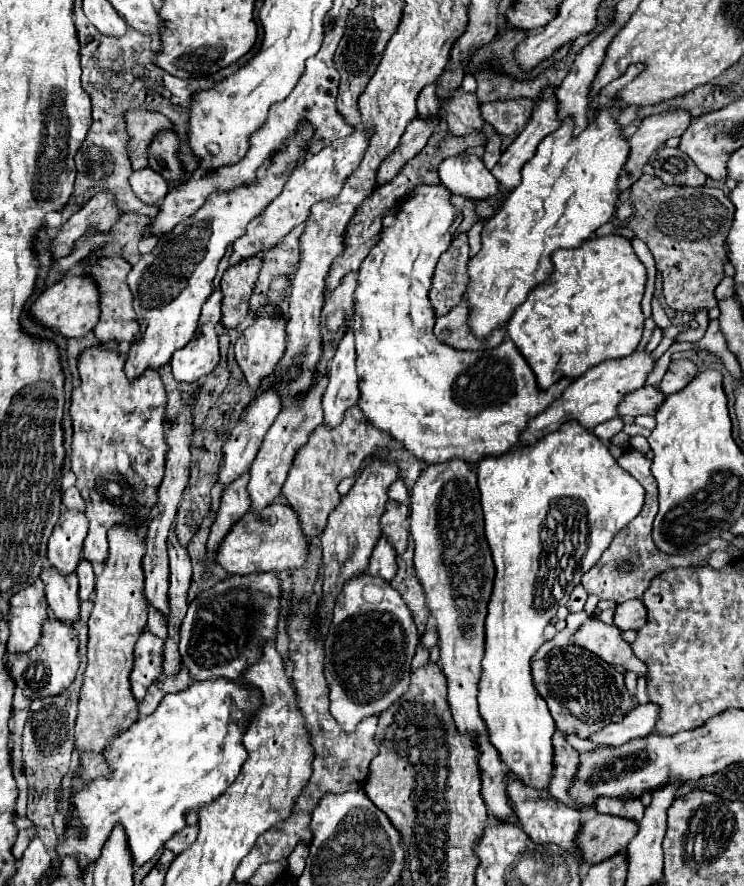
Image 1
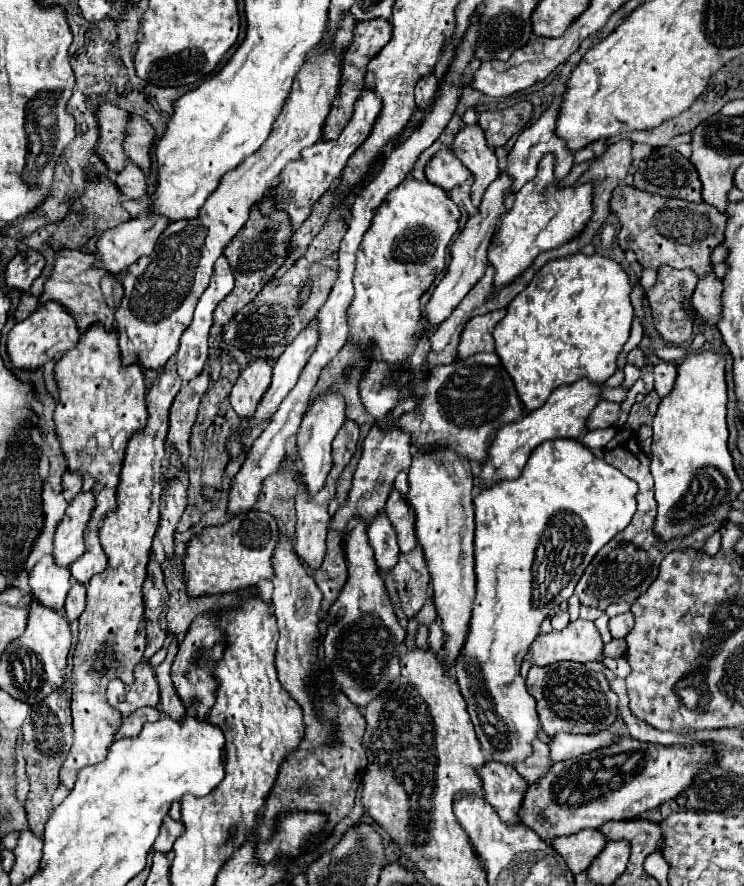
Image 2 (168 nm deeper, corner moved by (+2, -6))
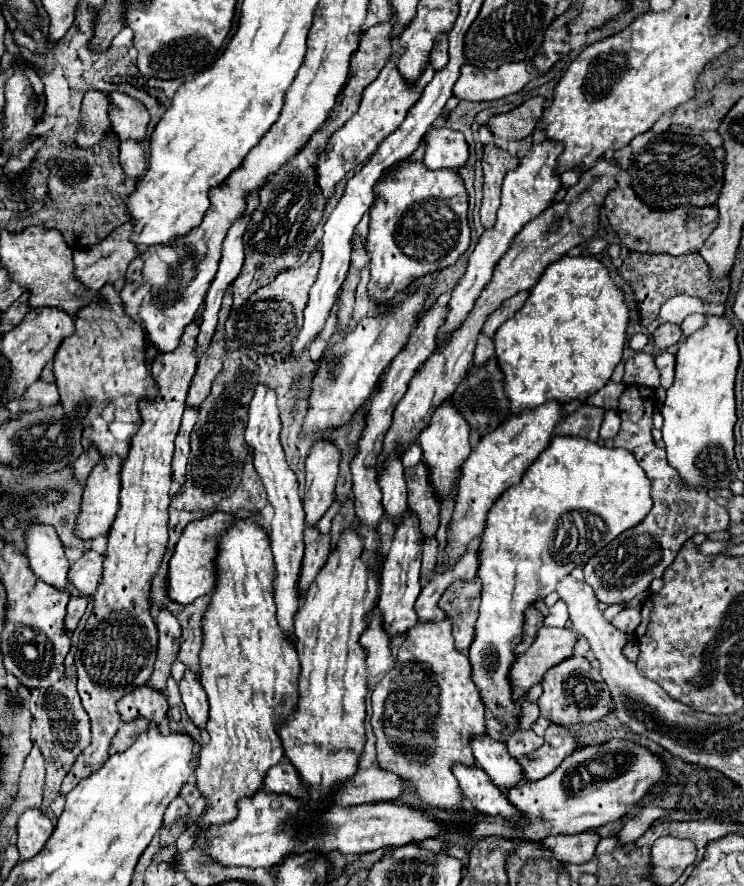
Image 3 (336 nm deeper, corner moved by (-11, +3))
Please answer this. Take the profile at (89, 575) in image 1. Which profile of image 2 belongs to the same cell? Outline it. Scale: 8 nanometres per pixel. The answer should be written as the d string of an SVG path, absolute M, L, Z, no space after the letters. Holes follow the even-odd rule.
M74 583L68 597L66 597L66 603L64 603L64 611L66 611L68 621L78 619L80 613L84 611L84 605L86 605L86 585Z

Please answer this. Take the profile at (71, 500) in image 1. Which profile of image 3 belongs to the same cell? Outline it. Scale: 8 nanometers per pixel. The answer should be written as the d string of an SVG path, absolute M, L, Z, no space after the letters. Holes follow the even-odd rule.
M91 448L89 452L83 452L83 454L77 458L77 462L73 464L73 476L75 476L75 480L77 480L79 484L85 484L89 472L91 472L93 466L99 464L99 462L101 462L101 456L99 456L99 452L97 452L95 448Z

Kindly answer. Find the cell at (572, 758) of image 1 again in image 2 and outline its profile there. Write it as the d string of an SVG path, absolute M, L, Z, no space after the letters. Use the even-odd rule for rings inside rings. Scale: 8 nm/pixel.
M532 741L532 755L526 757L526 761L520 761L520 765L514 765L514 769L528 781L536 783L548 769L550 769L550 757L548 757L548 745L542 741Z

